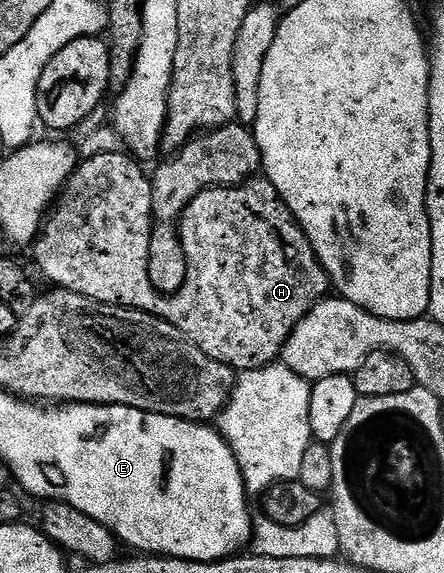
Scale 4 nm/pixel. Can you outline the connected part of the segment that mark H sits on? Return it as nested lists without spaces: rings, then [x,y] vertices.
[[[122,150],[92,155],[80,162],[75,172],[71,174],[71,178],[68,179],[67,186],[63,188],[53,210],[46,216],[41,234],[33,244],[40,273],[49,282],[55,283],[51,285],[64,291],[72,291],[98,303],[108,303],[114,307],[127,307],[130,311],[144,311],[159,319],[164,319],[169,325],[177,328],[194,347],[201,349],[201,353],[213,357],[213,361],[221,361],[225,365],[229,365],[236,373],[257,370],[274,364],[282,356],[283,346],[287,344],[287,338],[293,333],[293,329],[311,312],[312,307],[319,300],[328,298],[329,292],[332,290],[331,278],[327,276],[327,270],[320,265],[313,245],[308,241],[307,234],[303,231],[303,226],[295,220],[294,213],[288,209],[275,186],[266,177],[252,177],[246,183],[240,183],[239,186],[209,187],[183,210],[181,227],[184,232],[211,231],[211,243],[184,242],[183,255],[187,258],[187,279],[183,283],[181,291],[176,291],[174,295],[163,295],[157,289],[153,289],[153,281],[149,281],[149,241],[153,226],[151,180],[148,172],[145,173],[142,170],[146,171],[130,154],[124,153]]]

